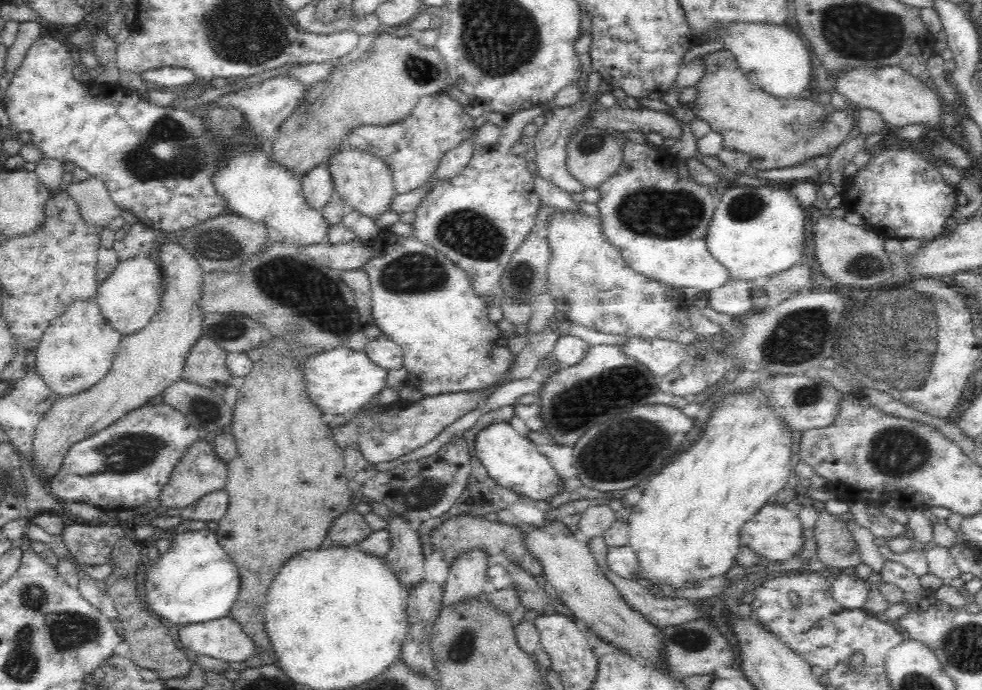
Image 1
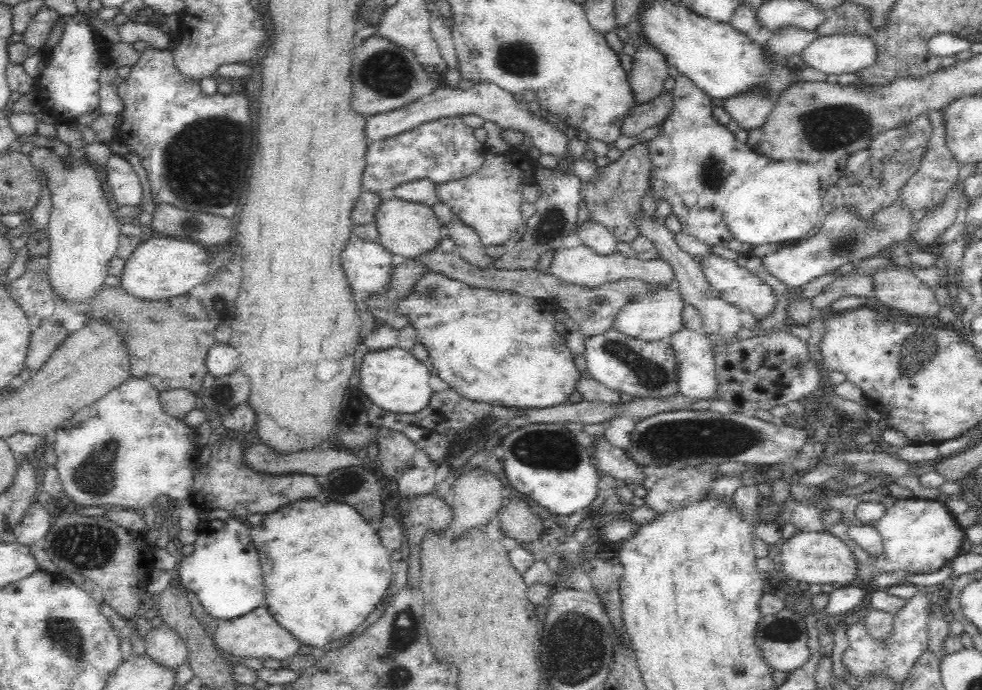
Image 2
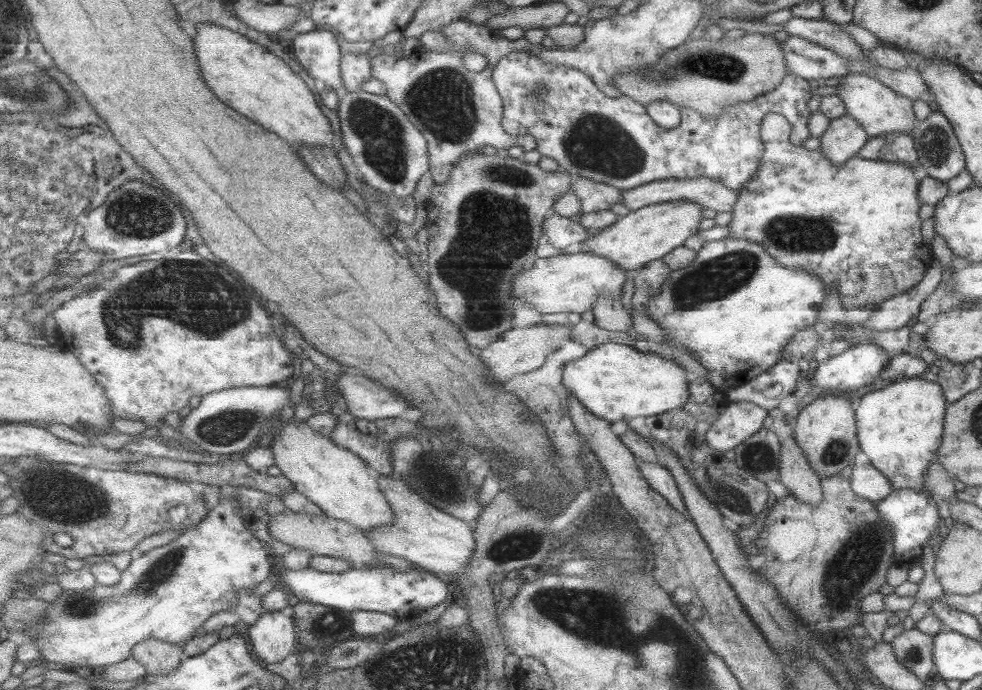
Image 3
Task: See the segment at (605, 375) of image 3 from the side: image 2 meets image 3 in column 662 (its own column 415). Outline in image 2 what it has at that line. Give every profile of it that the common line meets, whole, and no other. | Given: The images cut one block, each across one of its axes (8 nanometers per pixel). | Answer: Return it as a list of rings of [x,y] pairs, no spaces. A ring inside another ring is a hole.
[[[400,347],[368,351],[360,364],[358,388],[372,404],[398,414],[414,414],[426,408],[433,393],[429,380],[431,373],[426,365],[416,359],[408,350]]]

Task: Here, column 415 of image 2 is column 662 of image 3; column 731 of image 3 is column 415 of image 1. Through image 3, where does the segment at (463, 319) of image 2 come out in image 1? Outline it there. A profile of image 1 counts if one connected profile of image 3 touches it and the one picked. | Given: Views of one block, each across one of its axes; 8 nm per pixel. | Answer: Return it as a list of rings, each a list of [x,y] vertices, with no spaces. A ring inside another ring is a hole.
[[[390,232],[378,234],[378,238],[376,237],[376,240],[372,242],[372,248],[374,248],[374,256],[370,256],[370,260],[366,260],[366,264],[360,269],[364,269],[370,279],[372,316],[377,327],[381,333],[387,335],[390,340],[402,347],[403,367],[407,370],[405,384],[421,390],[423,395],[436,396],[442,393],[475,391],[484,389],[486,386],[492,386],[492,384],[498,384],[498,382],[504,382],[506,376],[508,376],[508,370],[510,370],[510,366],[512,366],[512,362],[517,356],[508,349],[508,339],[503,335],[502,330],[498,328],[498,324],[488,319],[489,300],[474,293],[466,272],[457,264],[454,264],[446,255],[418,240],[412,234],[409,236],[396,236],[396,234],[390,234]]]

